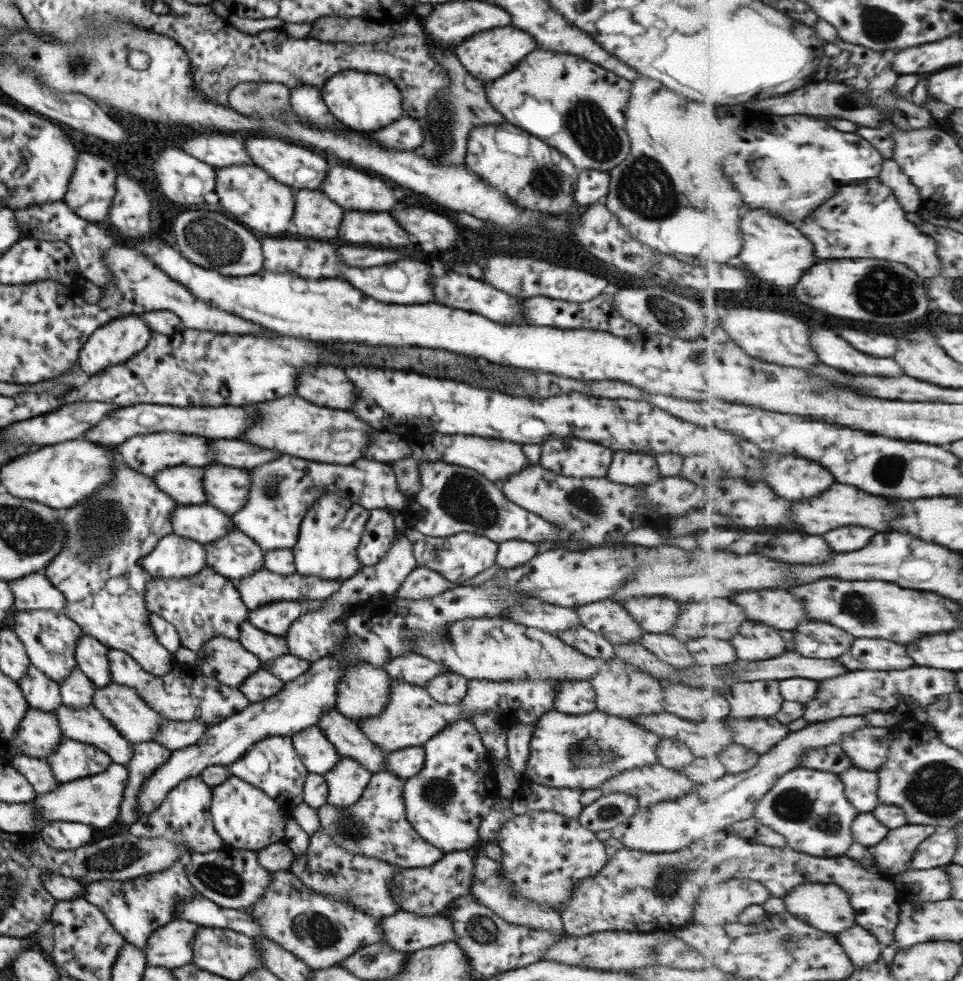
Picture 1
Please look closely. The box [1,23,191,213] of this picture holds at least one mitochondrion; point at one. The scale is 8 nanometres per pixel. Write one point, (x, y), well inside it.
(80, 62)

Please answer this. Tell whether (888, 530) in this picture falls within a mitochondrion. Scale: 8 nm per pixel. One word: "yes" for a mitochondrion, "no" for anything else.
no

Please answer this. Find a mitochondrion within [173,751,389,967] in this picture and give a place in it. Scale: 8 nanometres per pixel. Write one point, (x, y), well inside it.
(219, 877)

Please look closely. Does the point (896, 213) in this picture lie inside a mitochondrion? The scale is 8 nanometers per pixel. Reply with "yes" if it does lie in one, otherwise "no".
no

